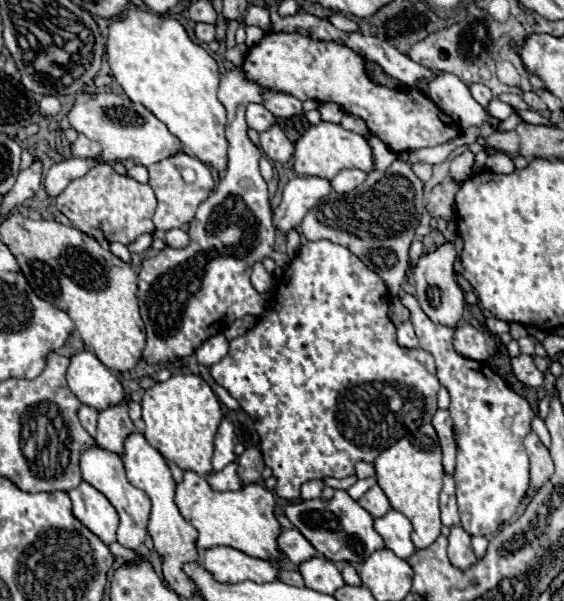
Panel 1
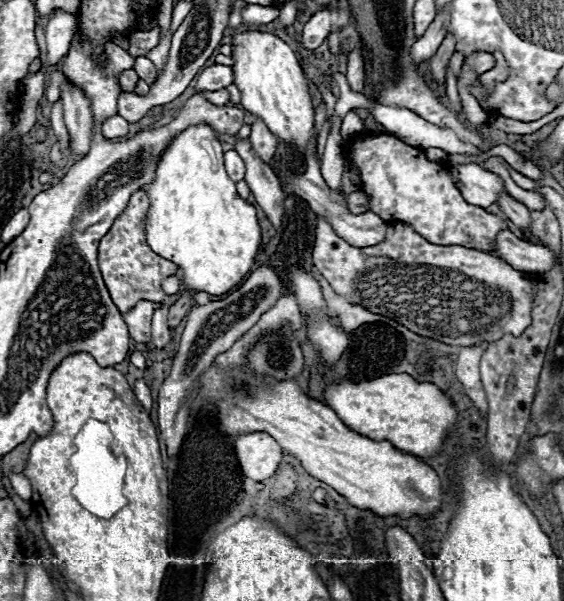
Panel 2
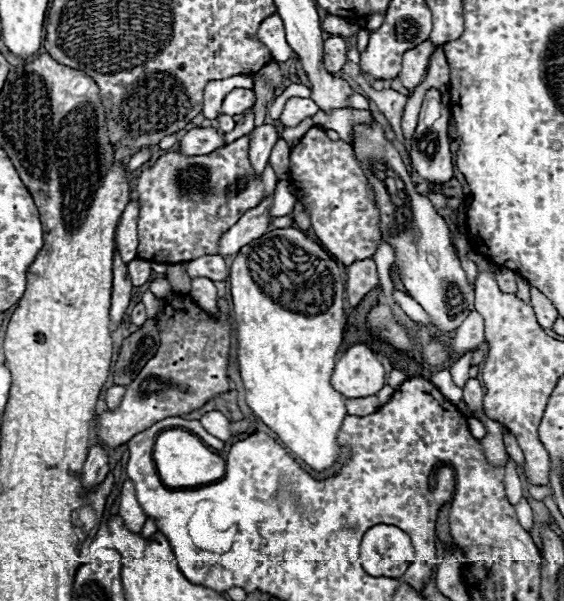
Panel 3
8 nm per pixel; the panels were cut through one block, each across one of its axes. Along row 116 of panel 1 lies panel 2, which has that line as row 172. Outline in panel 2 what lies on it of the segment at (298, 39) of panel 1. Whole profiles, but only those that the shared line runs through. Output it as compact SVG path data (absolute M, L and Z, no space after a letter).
M356 136L346 142L346 152L358 168L362 192L372 198L370 210L386 222L408 222L432 244L458 244L484 252L492 252L496 248L498 232L508 230L508 222L498 214L486 212L480 206L470 206L454 186L448 166L430 162L420 148L408 146L394 136Z

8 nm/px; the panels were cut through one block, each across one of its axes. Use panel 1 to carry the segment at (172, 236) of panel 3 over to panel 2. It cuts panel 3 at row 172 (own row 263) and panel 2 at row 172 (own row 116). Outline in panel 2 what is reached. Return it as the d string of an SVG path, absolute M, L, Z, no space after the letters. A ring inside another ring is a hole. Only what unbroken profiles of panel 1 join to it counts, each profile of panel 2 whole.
M313 143L308 144L308 154L305 156L305 163L308 170L306 174L294 176L288 168L279 165L275 160L270 163L270 166L276 172L276 175L280 180L282 190L284 192L298 194L300 198L304 198L304 200L310 204L310 208L312 208L316 214L324 216L324 218L330 222L330 226L336 230L336 234L338 234L340 238L344 238L348 244L354 244L356 248L364 248L364 246L370 246L370 244L378 244L378 242L382 242L384 236L386 236L386 228L388 228L388 224L382 222L382 218L380 218L378 214L374 214L374 212L352 214L352 212L348 210L348 206L346 206L348 196L350 196L352 192L360 190L360 176L358 176L358 172L356 172L354 162L350 162L350 156L348 156L348 160L346 160L348 166L344 168L342 186L340 186L338 190L332 190L332 188L326 186L326 182L324 182L324 178L322 178L322 174L320 174L318 162L315 160L314 148L315 146ZM228 150L224 154L224 164L226 164L226 172L228 176L234 180L234 182L240 182L244 180L244 160L238 156L236 150ZM309 166L312 166L312 170L309 170L309 168L311 168Z

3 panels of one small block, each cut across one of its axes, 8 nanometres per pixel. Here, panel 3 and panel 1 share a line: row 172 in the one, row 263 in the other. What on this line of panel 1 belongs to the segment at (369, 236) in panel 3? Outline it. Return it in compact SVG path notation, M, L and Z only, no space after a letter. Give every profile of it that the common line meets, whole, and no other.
M318 240L318 242L306 242L300 248L300 254L290 262L288 270L278 282L278 290L274 294L274 300L270 308L262 314L260 322L248 330L244 336L238 336L230 342L228 354L216 362L212 370L212 378L224 386L232 398L238 400L238 404L244 408L246 414L254 420L254 428L260 436L260 450L264 454L266 466L272 468L272 474L276 478L274 492L276 496L288 500L288 502L298 502L300 500L300 486L308 480L324 480L324 478L346 478L354 474L354 464L358 460L364 462L374 462L374 458L396 444L402 436L408 436L410 432L416 432L422 424L428 424L438 410L436 406L436 392L440 388L440 382L436 378L436 368L434 368L434 358L426 350L410 350L402 348L396 342L396 326L388 318L388 304L390 304L390 294L384 284L384 280L370 270L360 258L356 258L348 248L334 244L330 240Z

